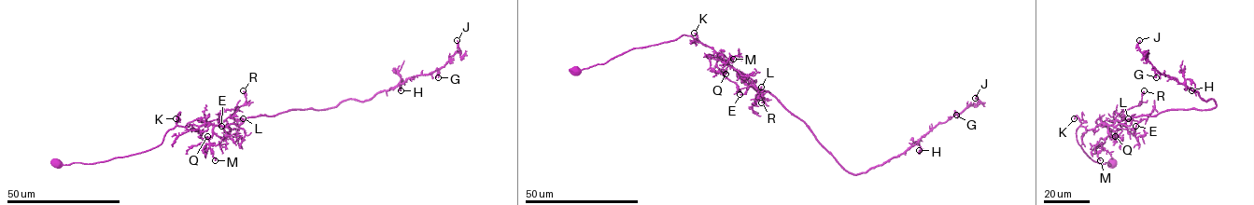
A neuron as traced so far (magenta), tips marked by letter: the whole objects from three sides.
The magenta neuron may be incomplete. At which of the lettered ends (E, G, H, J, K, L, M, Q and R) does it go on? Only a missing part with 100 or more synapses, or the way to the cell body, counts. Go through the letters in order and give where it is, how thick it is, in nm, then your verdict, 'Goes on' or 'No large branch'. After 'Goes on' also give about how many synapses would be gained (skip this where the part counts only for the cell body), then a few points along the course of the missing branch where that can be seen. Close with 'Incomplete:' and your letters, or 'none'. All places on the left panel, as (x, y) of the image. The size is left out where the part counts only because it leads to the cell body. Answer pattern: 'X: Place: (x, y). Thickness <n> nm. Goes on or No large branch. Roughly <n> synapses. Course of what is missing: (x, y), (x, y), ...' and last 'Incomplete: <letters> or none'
E: Place: (221, 126). Thickness 100 nm. No large branch
G: Place: (438, 77). Thickness 120 nm. No large branch
H: Place: (401, 90). Thickness 160 nm. No large branch
J: Place: (457, 40). Thickness 160 nm. No large branch
K: Place: (176, 118). Thickness 180 nm. No large branch
L: Place: (243, 118). Thickness 190 nm. No large branch
M: Place: (215, 160). Thickness 120 nm. No large branch
Q: Place: (207, 136). Thickness 120 nm. No large branch
R: Place: (243, 90). Thickness 130 nm. No large branch
Incomplete: none

